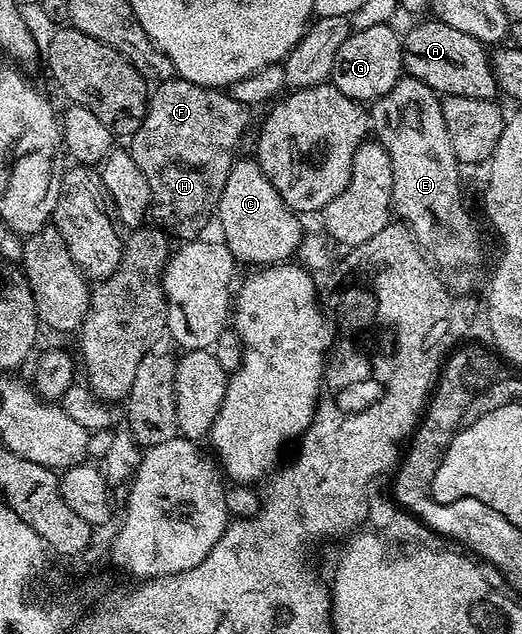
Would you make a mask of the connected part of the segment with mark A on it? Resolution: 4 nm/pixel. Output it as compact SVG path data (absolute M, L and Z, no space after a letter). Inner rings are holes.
M428 20L404 34L401 55L404 72L427 83L438 95L494 100L499 90L490 54L485 54L486 46L471 35L463 35L463 31L455 31L455 27L447 27L447 23Z

